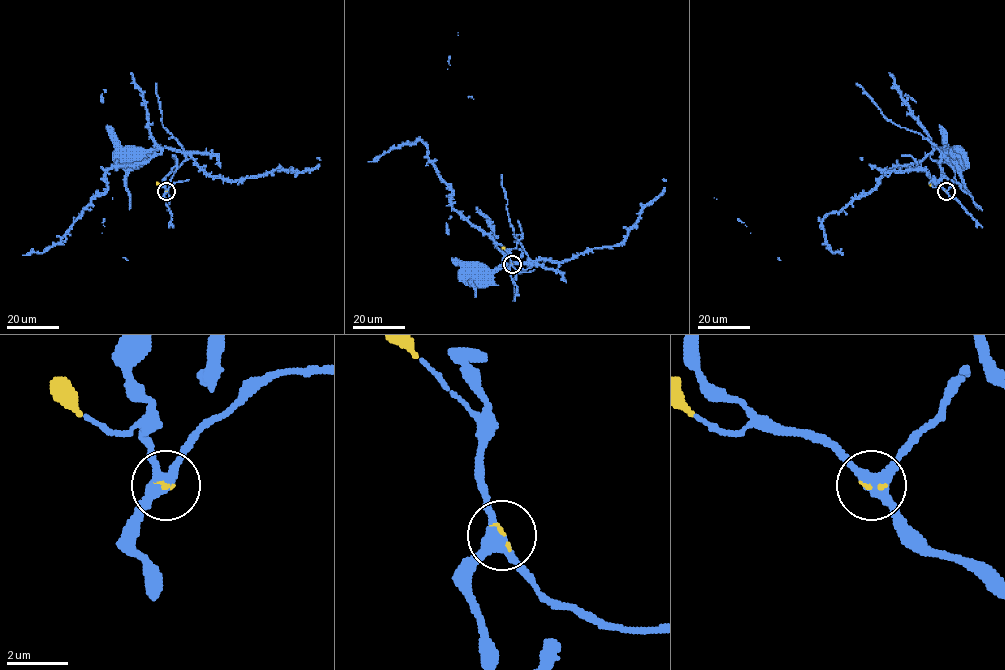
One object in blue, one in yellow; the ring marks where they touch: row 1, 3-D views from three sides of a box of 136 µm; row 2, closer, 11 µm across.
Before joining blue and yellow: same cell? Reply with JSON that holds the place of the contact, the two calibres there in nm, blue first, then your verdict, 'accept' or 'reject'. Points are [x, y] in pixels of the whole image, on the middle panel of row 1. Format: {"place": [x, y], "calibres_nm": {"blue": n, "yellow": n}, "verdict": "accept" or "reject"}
{"place": [512, 264], "calibres_nm": {"blue": 360, "yellow": 90}, "verdict": "accept"}

